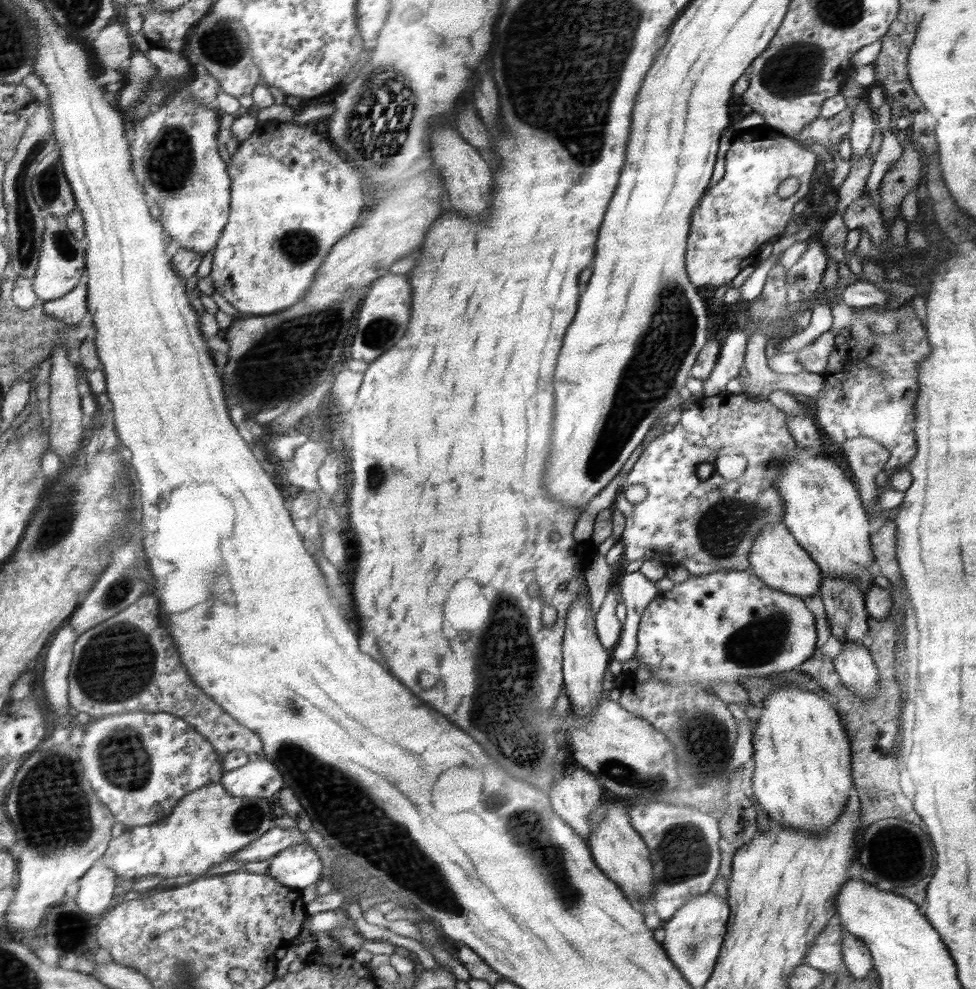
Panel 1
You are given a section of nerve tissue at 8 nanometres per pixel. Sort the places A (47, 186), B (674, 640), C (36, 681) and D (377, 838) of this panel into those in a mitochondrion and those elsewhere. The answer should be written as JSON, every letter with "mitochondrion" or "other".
{"A":"mitochondrion","B":"other","C":"other","D":"mitochondrion"}

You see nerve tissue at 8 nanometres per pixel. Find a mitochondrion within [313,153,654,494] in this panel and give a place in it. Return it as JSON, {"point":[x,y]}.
{"point":[380,332]}

